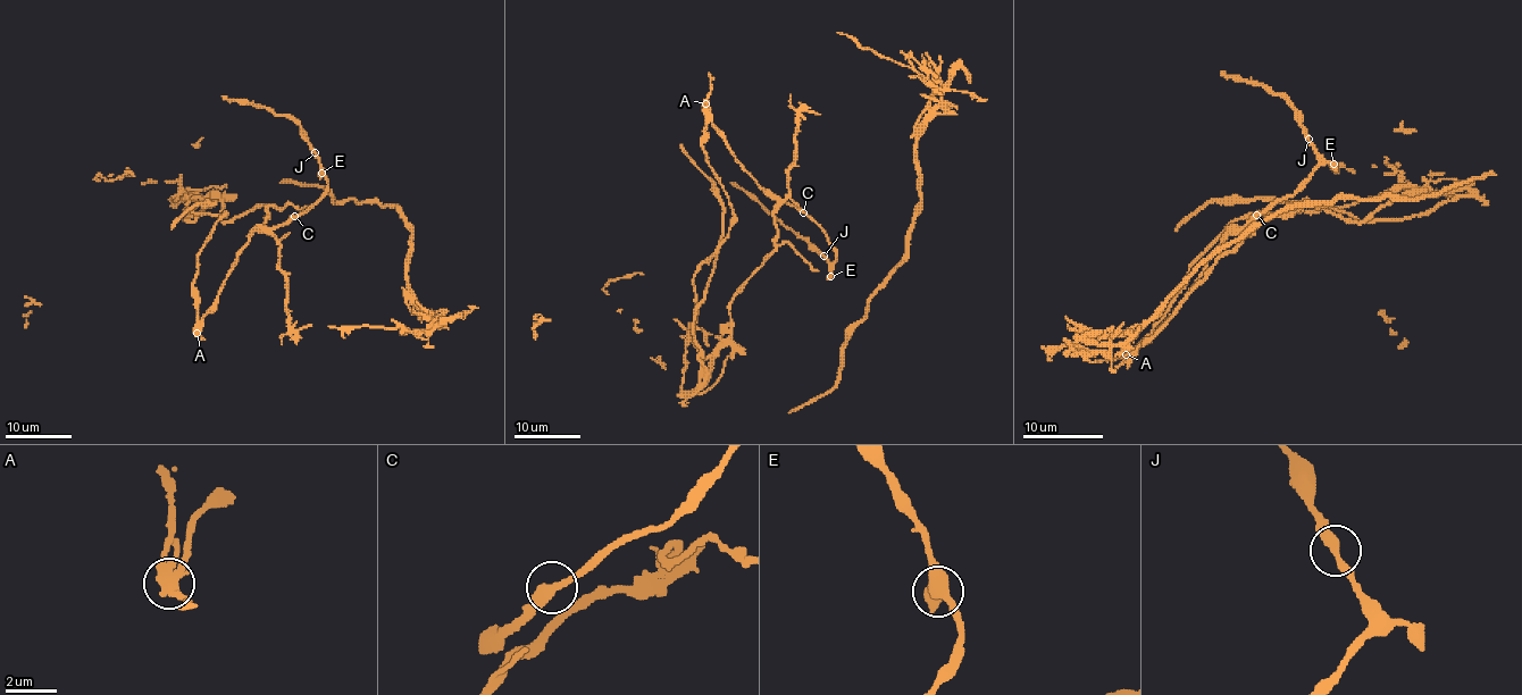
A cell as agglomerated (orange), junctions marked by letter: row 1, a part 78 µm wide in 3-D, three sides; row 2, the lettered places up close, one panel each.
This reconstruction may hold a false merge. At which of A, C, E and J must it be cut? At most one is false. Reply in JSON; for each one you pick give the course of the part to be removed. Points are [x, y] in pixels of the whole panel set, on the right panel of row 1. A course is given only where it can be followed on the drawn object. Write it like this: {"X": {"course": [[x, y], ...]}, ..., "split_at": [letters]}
{"split_at": ["A"]}

